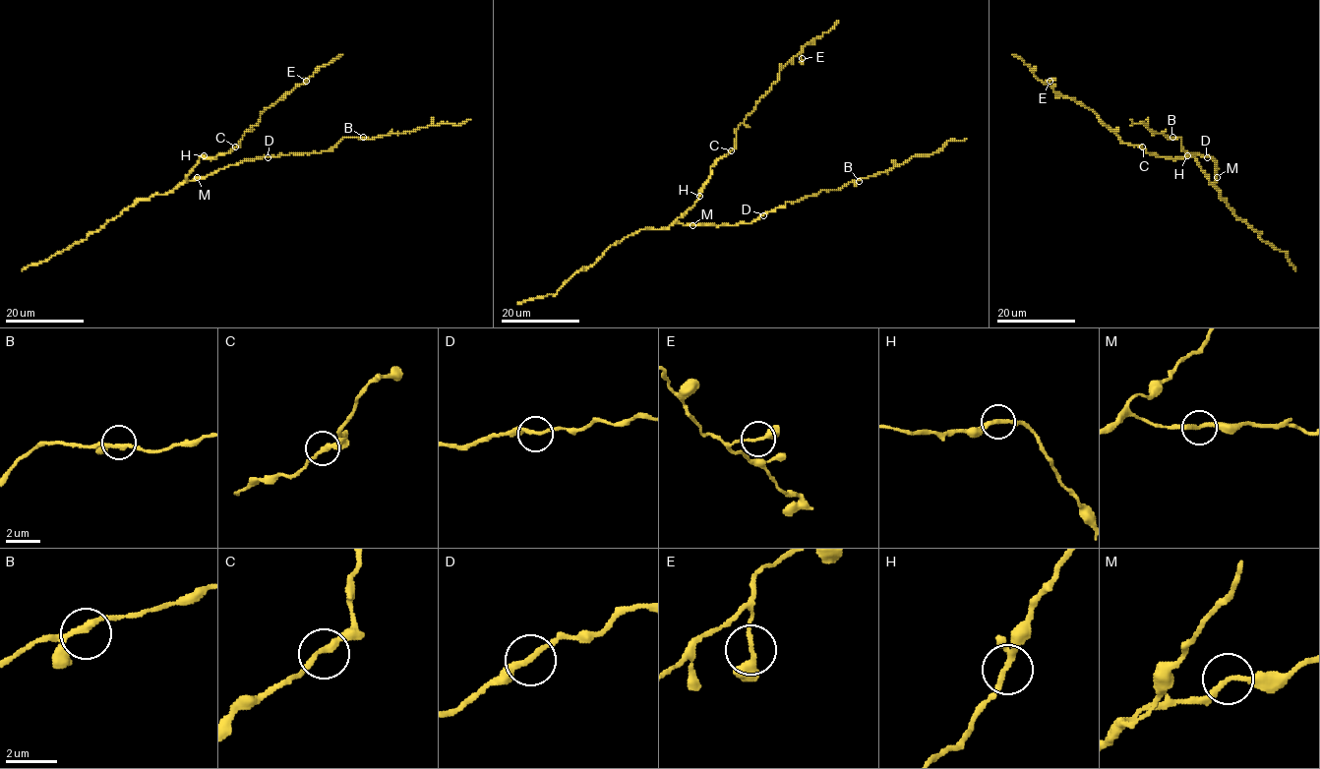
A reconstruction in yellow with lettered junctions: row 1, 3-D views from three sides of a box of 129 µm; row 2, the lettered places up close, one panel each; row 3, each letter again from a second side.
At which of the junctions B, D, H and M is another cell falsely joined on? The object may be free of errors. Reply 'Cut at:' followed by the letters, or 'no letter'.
Cut at: no letter

